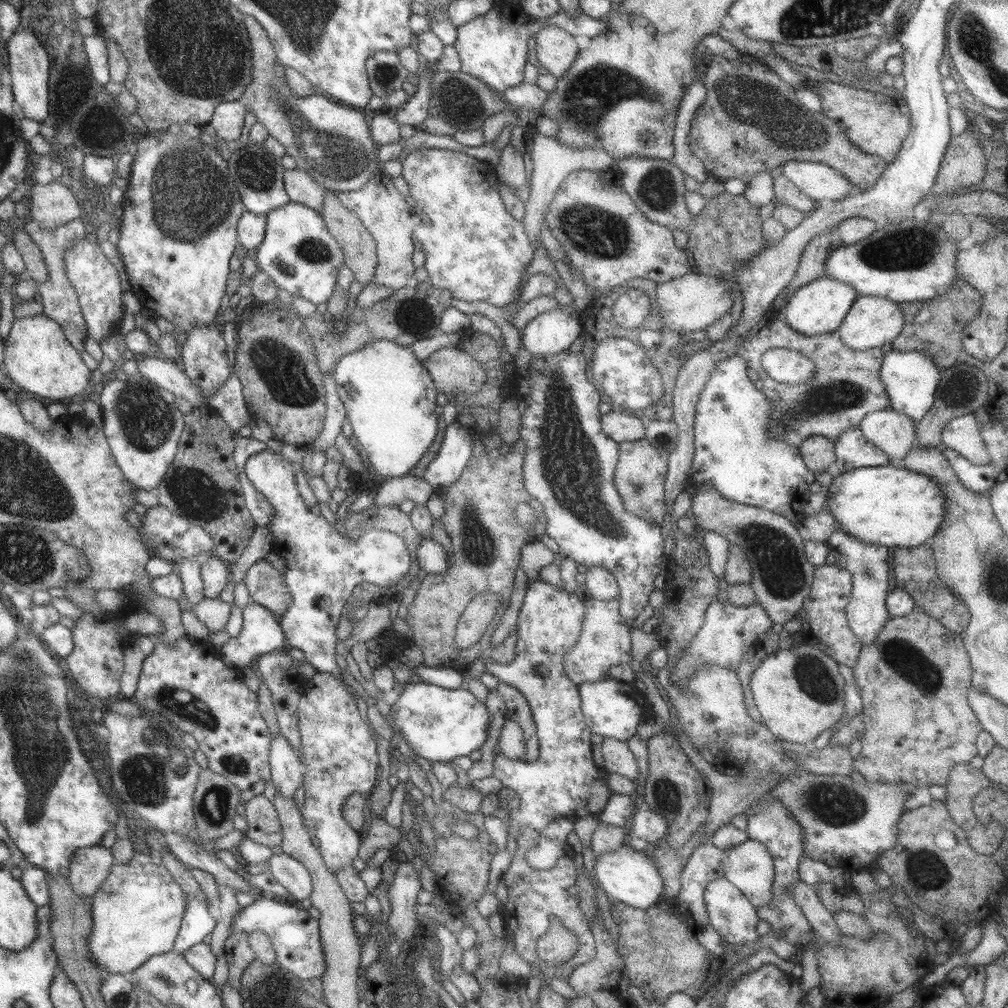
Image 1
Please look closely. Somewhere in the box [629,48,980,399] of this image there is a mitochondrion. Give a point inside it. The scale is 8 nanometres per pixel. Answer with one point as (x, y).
(748, 97)

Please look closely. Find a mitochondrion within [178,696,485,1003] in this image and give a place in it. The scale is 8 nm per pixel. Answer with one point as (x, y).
(214, 807)

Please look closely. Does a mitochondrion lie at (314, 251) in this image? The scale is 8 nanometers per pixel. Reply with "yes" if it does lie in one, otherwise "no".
yes

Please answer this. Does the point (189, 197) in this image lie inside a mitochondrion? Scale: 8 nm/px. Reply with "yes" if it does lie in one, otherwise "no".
yes

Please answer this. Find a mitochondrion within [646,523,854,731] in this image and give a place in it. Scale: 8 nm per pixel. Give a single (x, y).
(813, 676)

